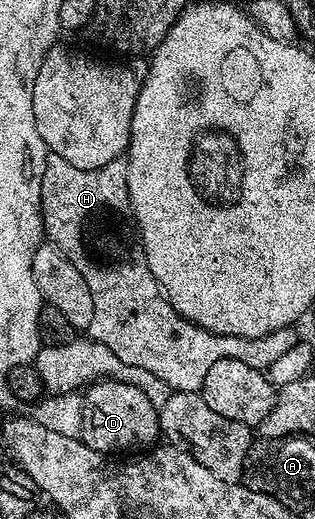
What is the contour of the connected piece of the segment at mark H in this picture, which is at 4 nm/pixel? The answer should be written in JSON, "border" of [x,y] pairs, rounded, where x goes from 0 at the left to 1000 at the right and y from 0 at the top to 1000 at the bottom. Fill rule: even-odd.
{"border":[[[156,295],[146,306],[146,329],[133,337],[133,399],[127,401],[127,410],[149,416],[152,437],[162,443],[165,457],[178,457],[178,464],[190,464],[190,472],[203,472],[210,499],[222,499],[222,507],[235,507],[235,514],[248,514],[248,524],[257,526],[260,538],[273,538],[273,553],[286,553],[286,561],[298,568],[298,584],[305,586],[302,653],[340,659],[349,676],[362,676],[362,682],[375,684],[375,690],[387,692],[387,697],[406,699],[416,705],[451,707],[454,713],[502,723],[502,730],[514,738],[533,740],[549,753],[562,757],[575,757],[578,753],[632,757],[654,730],[654,715],[667,715],[667,707],[679,707],[679,699],[692,699],[692,692],[717,692],[721,688],[768,692],[768,699],[794,699],[794,707],[829,715],[848,713],[895,684],[924,680],[946,659],[946,649],[927,644],[930,636],[924,632],[886,634],[841,649],[733,649],[730,645],[692,645],[689,642],[654,638],[616,622],[603,622],[587,611],[565,607],[565,599],[552,599],[546,586],[521,576],[521,566],[508,561],[508,549],[489,538],[489,530],[463,507],[457,476],[444,470],[438,443],[419,416],[419,393],[413,391],[413,368],[406,366],[406,312],[394,303],[378,303],[349,314],[337,314],[337,322],[324,322],[321,326],[251,326],[222,314],[210,314],[210,306],[197,306],[197,299]]]}

